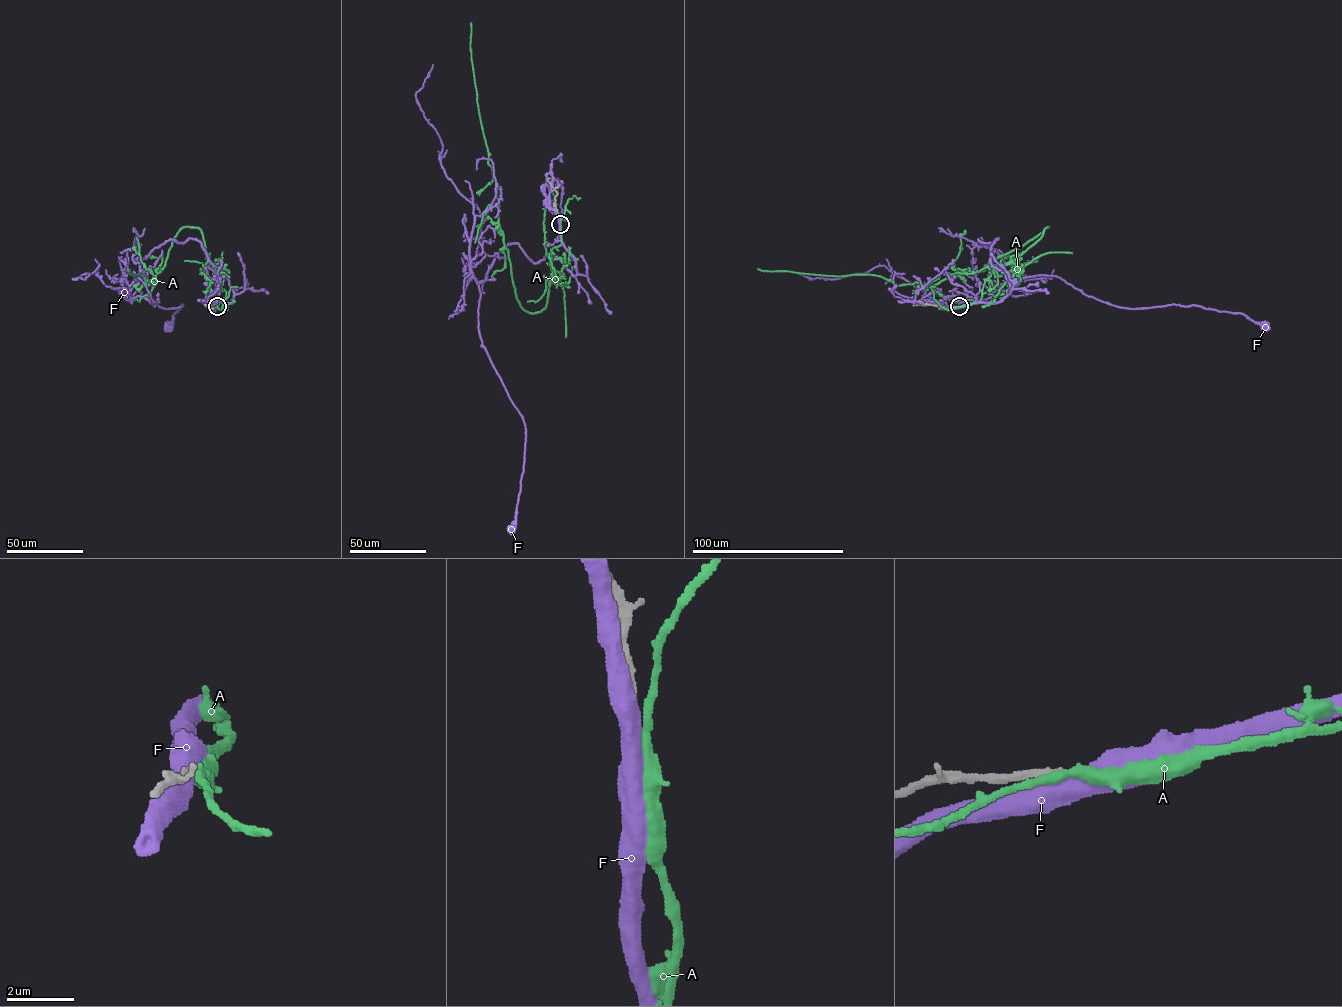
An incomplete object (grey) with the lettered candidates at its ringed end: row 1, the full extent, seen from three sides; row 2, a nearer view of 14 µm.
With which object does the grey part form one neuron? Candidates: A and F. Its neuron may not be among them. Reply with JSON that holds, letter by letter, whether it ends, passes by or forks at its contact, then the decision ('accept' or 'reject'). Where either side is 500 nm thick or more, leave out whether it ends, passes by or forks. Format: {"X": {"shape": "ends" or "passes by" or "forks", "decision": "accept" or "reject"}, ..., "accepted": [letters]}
{"A": {"shape": "passes by", "decision": "accept"}, "F": {"decision": "reject"}, "accepted": ["A"]}

